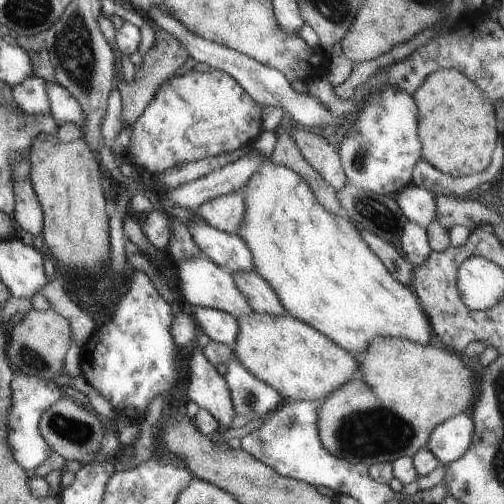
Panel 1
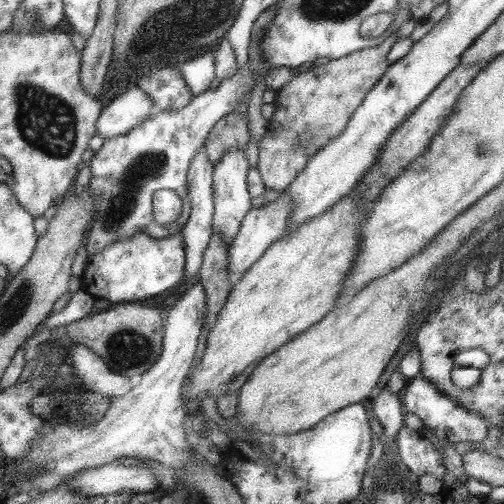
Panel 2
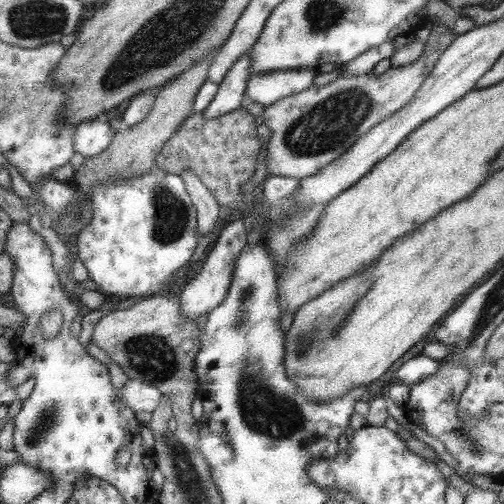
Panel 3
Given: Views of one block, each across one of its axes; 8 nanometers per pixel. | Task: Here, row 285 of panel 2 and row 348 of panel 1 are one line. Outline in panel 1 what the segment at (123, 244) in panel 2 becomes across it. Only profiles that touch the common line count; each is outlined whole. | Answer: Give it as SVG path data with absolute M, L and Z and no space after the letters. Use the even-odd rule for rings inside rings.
M131 272L131 282L123 288L111 306L109 320L99 324L89 342L81 346L79 372L81 382L107 400L117 416L139 426L151 400L175 384L175 354L179 350L171 338L175 310L159 296L143 272Z

